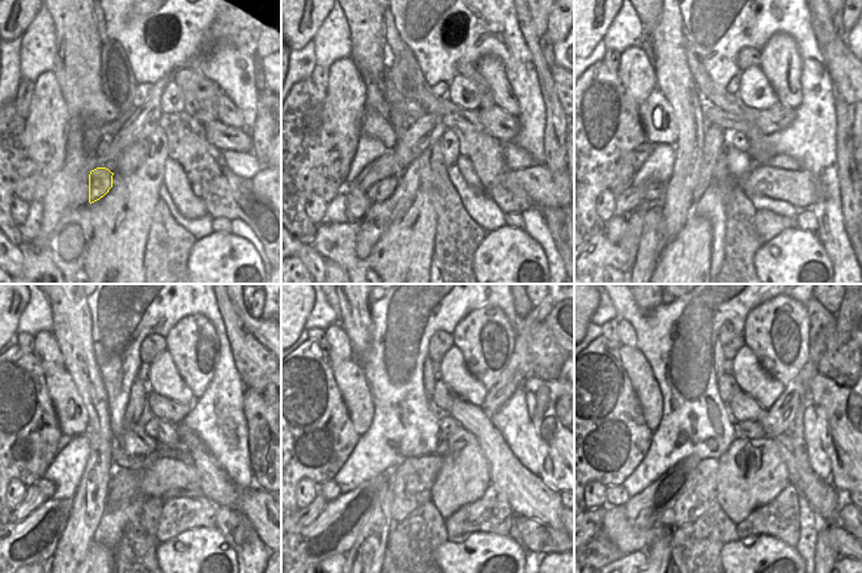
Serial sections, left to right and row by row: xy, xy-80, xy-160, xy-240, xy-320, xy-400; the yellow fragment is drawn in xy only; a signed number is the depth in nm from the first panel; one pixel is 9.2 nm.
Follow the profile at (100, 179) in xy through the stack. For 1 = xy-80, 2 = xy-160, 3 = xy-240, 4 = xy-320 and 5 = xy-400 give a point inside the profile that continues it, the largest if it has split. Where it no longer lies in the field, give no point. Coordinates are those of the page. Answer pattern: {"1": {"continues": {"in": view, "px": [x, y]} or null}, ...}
{"1": {"continues": {"in": "xy-80", "px": [383, 189]}}, "2": {"continues": {"in": "xy-160", "px": [650, 192]}}, "3": {"continues": {"in": "xy-240", "px": [46, 487]}}, "4": {"continues": {"in": "xy-320", "px": [330, 491]}}, "5": {"continues": {"in": "xy-400", "px": [614, 495]}}}

